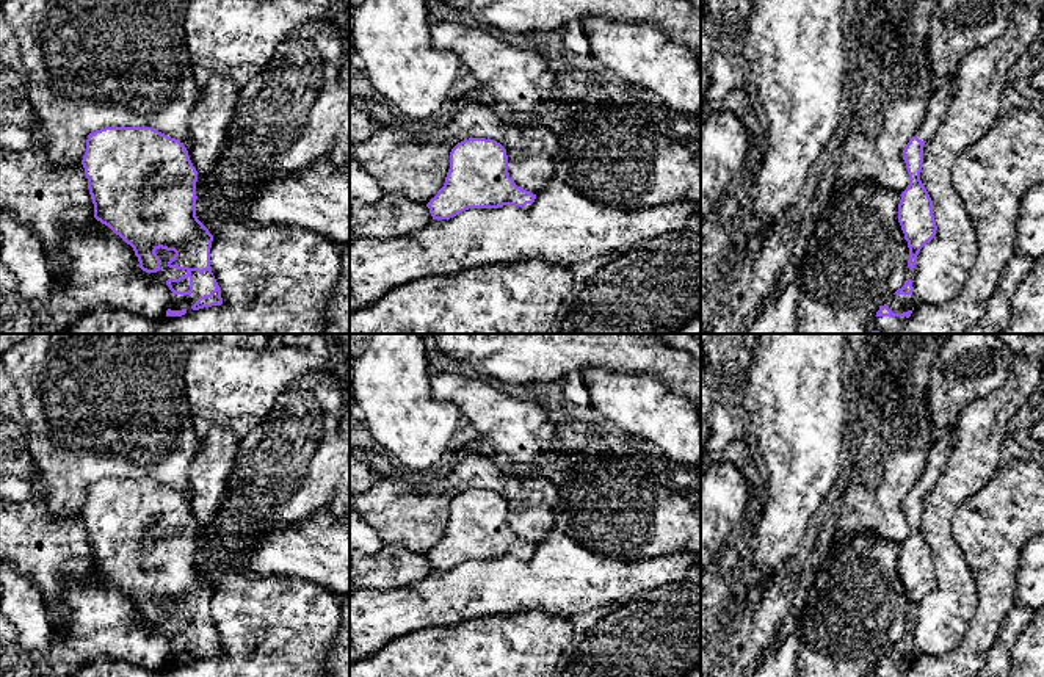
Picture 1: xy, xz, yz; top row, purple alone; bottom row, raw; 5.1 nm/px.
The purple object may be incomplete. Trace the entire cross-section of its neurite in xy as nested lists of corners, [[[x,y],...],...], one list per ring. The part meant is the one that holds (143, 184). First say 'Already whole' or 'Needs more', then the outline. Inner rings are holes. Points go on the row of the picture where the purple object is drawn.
Needs more. [[[105,127],[88,135],[82,165],[94,204],[94,218],[133,248],[143,271],[160,271],[157,249],[176,252],[168,266],[185,274],[166,281],[174,293],[166,317],[221,306],[221,288],[210,266],[213,235],[196,216],[198,171],[187,147],[152,127]]]

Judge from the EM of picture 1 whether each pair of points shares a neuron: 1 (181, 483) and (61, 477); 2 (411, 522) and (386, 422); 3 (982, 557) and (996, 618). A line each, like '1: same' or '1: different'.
1: same
2: different
3: same

